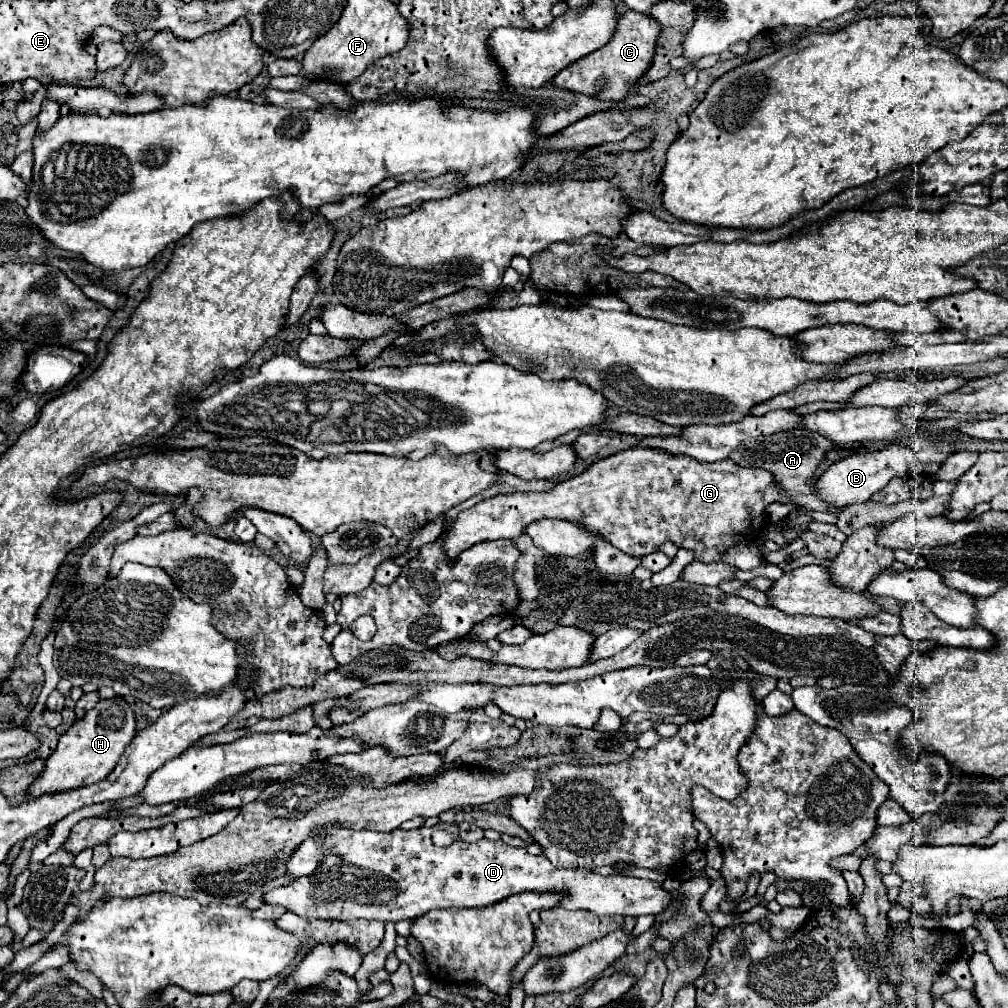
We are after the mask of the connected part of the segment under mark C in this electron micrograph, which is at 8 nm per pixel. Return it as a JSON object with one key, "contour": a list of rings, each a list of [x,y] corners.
{"contour":[[[628,10],[626,14],[618,16],[616,32],[604,48],[568,64],[552,78],[552,84],[558,88],[582,92],[588,96],[598,96],[604,100],[622,100],[628,88],[632,88],[636,80],[640,80],[640,76],[648,70],[648,64],[654,56],[658,34],[660,34],[660,24],[656,20],[648,18],[646,14]]]}

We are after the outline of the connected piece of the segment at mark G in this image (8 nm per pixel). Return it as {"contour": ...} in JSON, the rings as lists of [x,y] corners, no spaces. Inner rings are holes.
{"contour":[[[636,446],[594,462],[586,472],[562,480],[546,492],[516,492],[482,500],[468,510],[462,510],[446,528],[442,538],[446,554],[456,558],[472,544],[498,538],[518,538],[524,534],[526,526],[536,520],[562,518],[600,532],[612,546],[634,558],[644,558],[652,552],[658,552],[662,544],[672,542],[676,548],[690,550],[698,562],[718,562],[728,548],[736,544],[752,544],[760,538],[760,532],[766,524],[766,508],[772,502],[788,504],[788,492],[784,492],[784,488],[780,488],[774,482],[774,476],[764,468],[738,466],[730,458],[718,462],[698,462],[690,460],[690,456],[676,456],[668,454],[666,450]]]}

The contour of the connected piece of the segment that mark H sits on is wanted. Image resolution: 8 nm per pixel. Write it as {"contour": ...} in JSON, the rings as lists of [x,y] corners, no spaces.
{"contour":[[[114,696],[114,698],[100,700],[92,710],[88,710],[82,718],[78,718],[60,736],[56,752],[46,760],[46,770],[28,788],[28,794],[38,796],[44,792],[62,792],[68,788],[78,788],[102,780],[112,772],[124,748],[132,742],[132,736],[136,736],[136,718],[126,698]]]}

